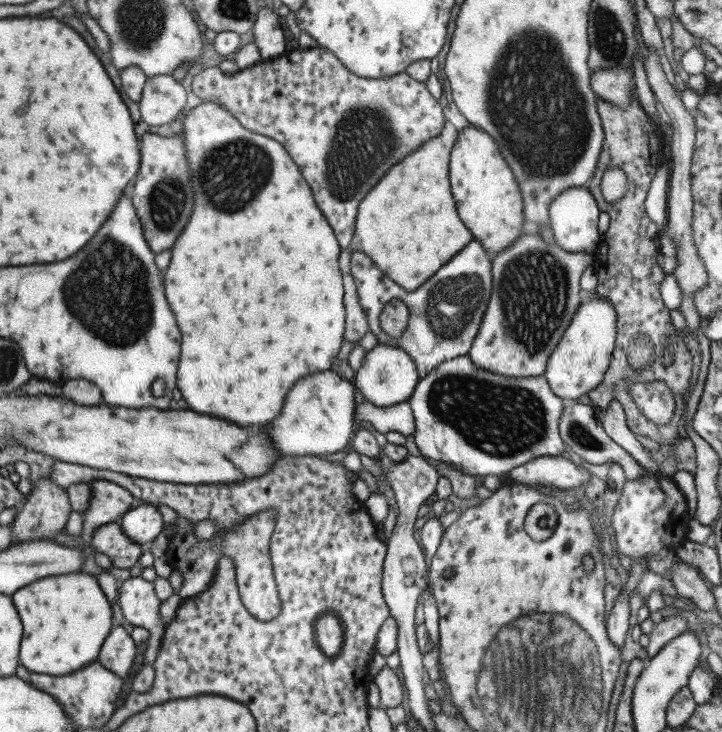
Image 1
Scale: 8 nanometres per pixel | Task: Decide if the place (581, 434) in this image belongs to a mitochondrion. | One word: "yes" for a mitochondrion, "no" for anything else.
yes

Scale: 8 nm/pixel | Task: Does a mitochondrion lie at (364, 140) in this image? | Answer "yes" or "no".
yes

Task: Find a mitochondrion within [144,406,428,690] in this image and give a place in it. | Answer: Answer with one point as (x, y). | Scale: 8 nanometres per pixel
(329, 625)

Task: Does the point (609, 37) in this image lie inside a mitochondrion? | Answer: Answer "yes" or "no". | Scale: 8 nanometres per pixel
yes

